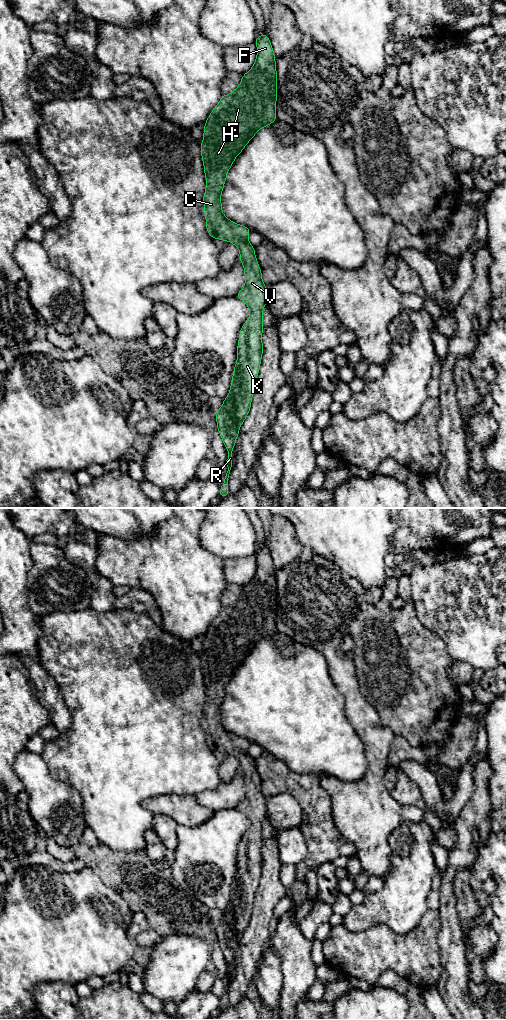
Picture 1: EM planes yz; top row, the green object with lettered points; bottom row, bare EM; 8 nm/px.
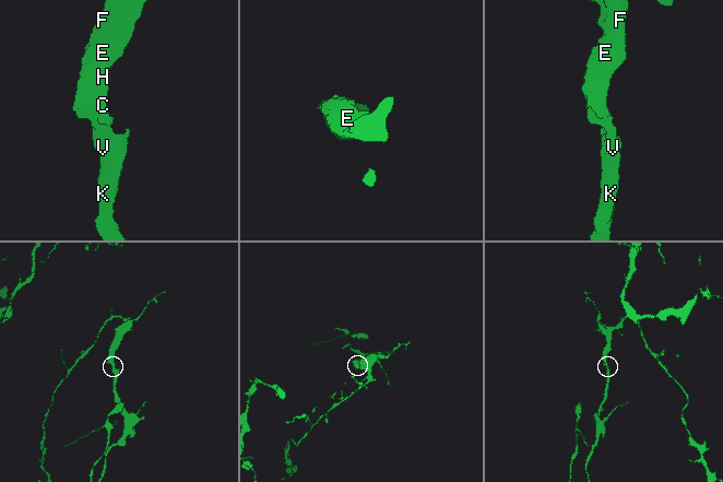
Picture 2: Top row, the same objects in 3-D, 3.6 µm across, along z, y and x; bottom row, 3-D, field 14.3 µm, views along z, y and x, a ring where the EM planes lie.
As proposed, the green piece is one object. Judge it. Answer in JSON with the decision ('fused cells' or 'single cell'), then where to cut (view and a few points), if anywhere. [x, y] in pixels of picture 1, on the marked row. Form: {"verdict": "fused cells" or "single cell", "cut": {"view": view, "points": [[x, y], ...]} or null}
{"verdict": "single cell", "cut": null}

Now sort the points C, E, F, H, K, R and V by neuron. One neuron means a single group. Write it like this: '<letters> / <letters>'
C E F H K R V

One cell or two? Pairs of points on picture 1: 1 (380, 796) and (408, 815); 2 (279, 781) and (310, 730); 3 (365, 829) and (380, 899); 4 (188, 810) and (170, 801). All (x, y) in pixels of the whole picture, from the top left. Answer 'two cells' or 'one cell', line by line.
1: two cells
2: two cells
3: two cells
4: one cell

